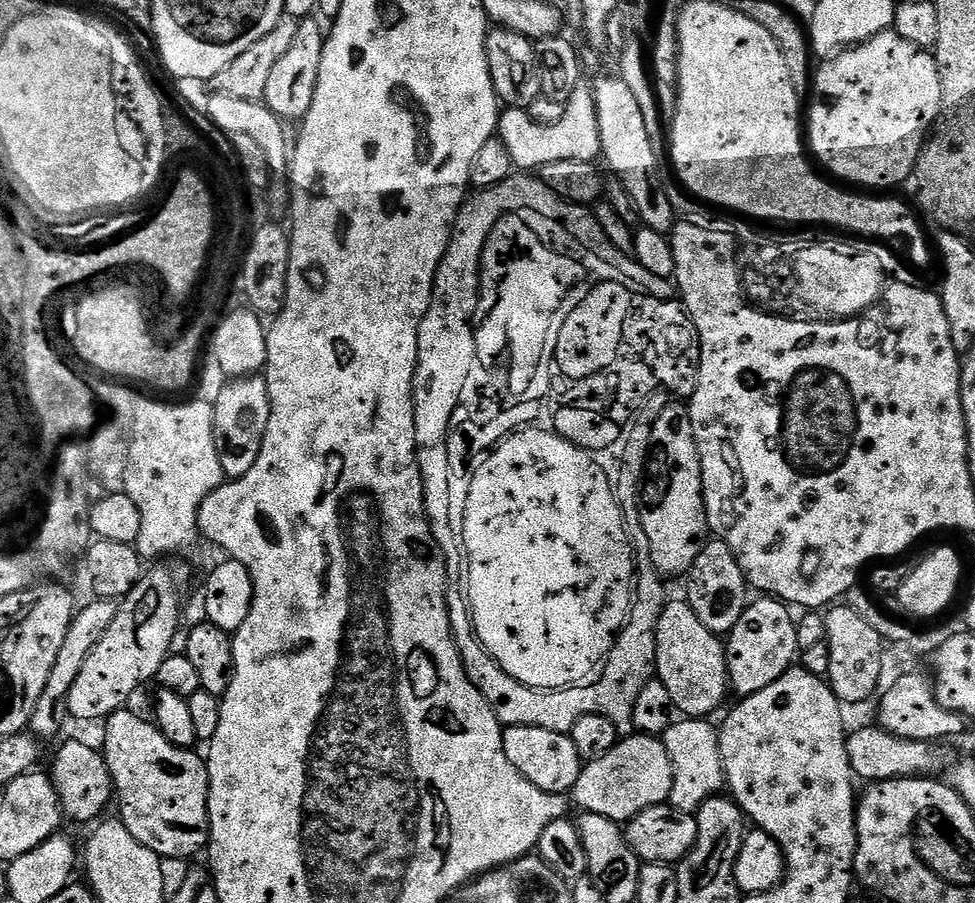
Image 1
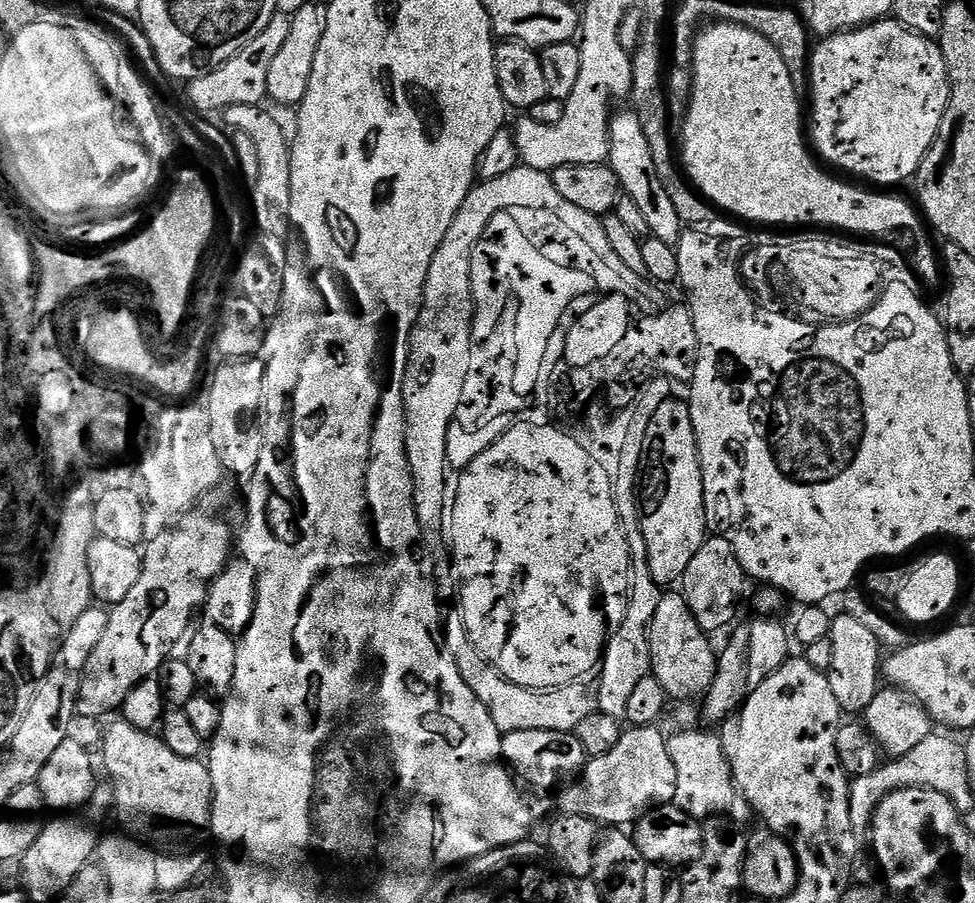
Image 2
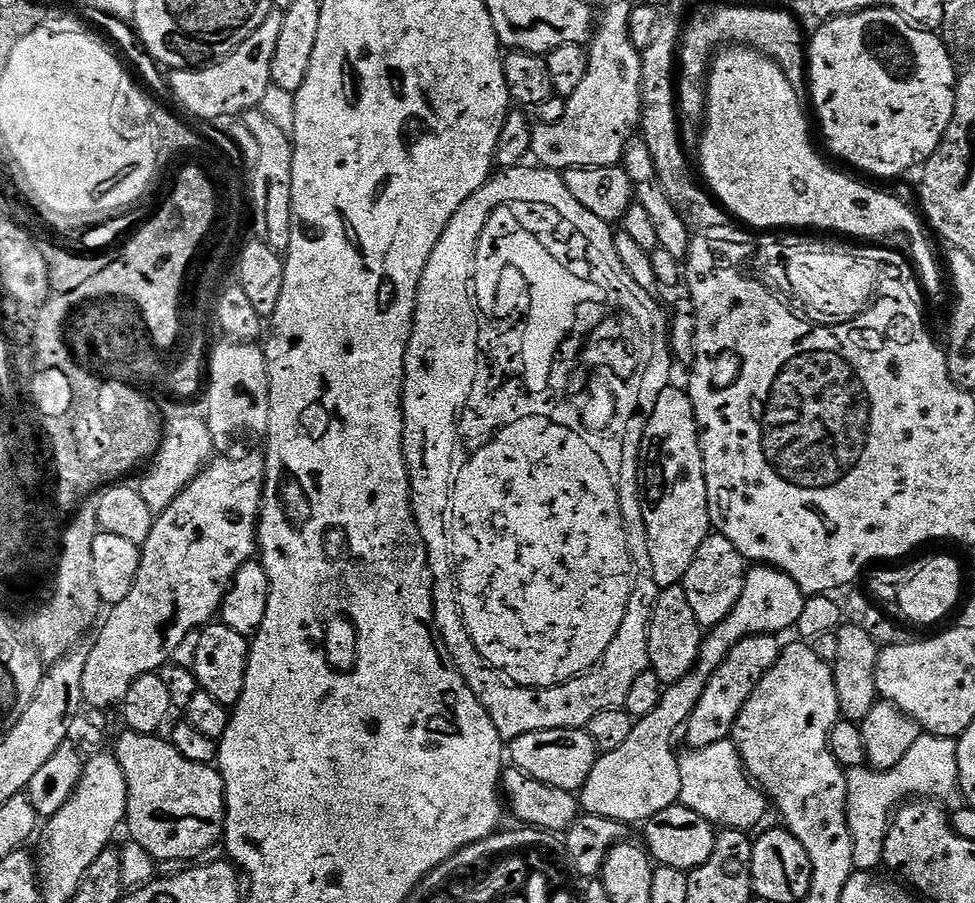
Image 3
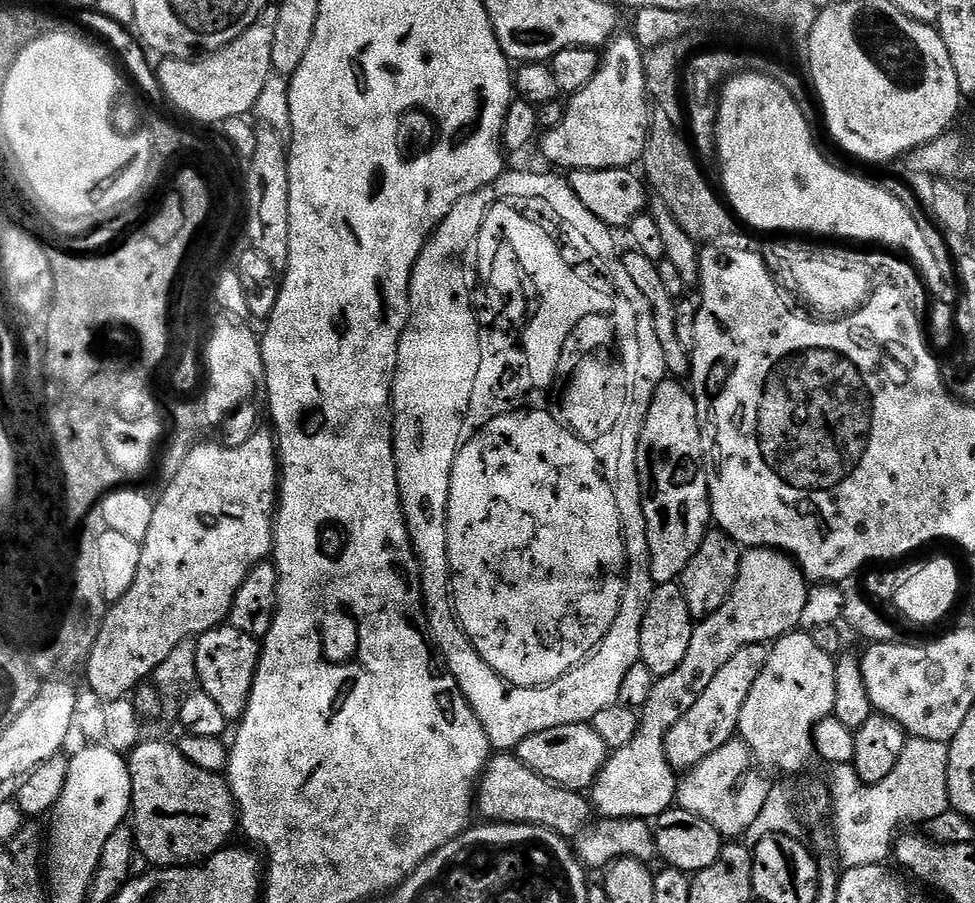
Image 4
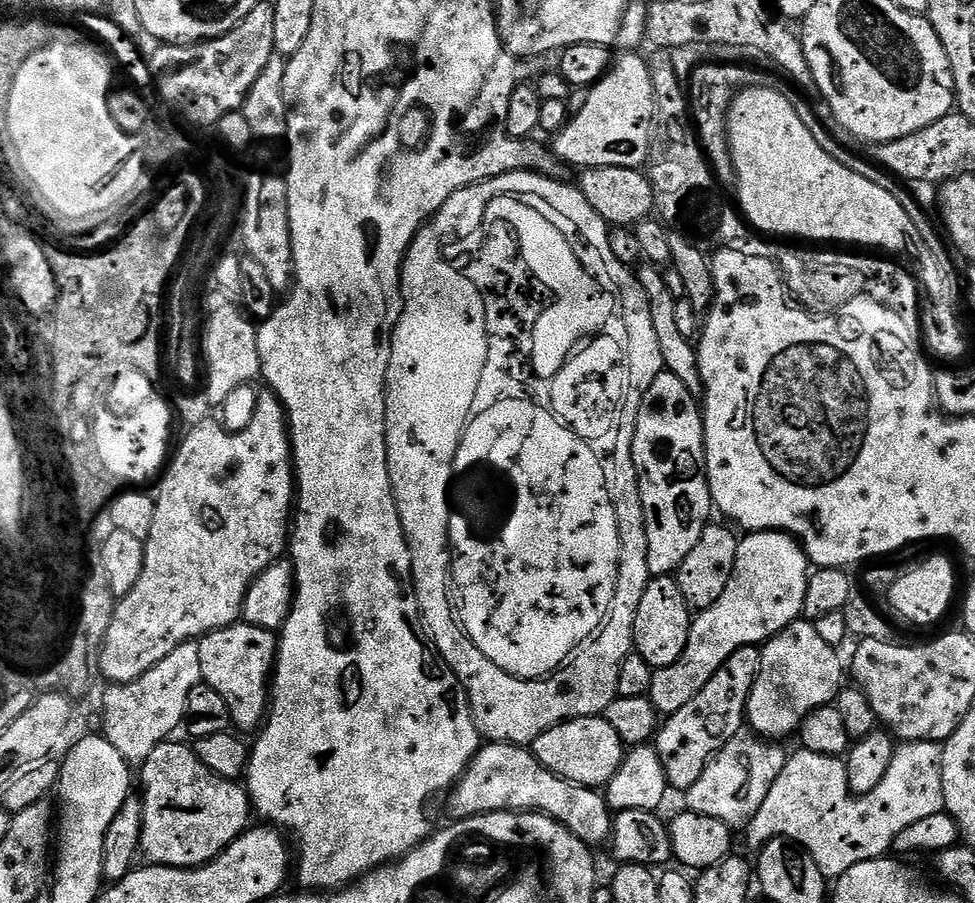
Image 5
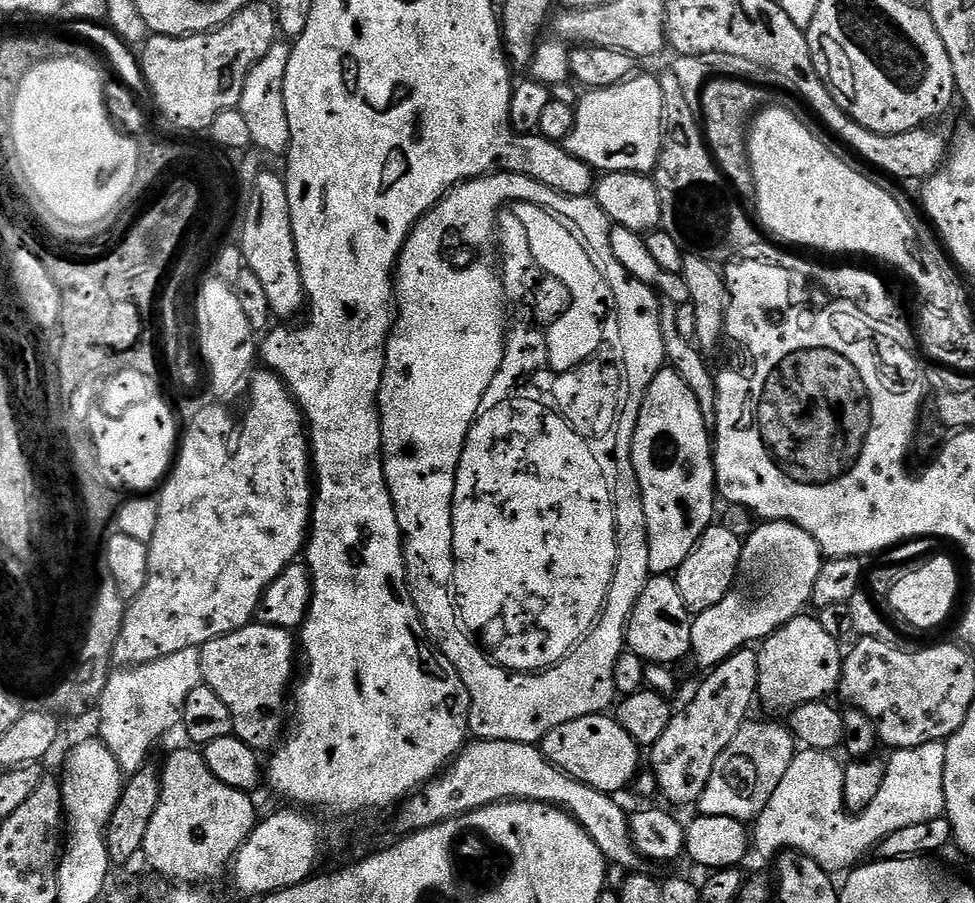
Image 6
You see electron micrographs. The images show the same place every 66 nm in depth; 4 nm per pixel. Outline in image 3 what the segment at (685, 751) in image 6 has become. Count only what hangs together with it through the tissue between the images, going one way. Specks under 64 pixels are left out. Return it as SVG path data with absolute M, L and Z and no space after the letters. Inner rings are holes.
M751 636L733 646L722 666L714 670L702 698L698 698L698 706L694 706L682 729L682 737L689 749L714 746L714 742L722 742L731 737L742 706L746 706L758 682L762 682L762 678L778 662L782 651L781 641L778 641L776 636Z

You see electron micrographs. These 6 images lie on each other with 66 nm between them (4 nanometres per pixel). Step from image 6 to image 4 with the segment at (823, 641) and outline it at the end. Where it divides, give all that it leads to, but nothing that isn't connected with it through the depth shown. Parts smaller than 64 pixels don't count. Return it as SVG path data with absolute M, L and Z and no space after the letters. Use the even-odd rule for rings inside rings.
M803 630L787 632L768 648L768 660L762 666L762 674L758 674L758 682L754 682L754 687L750 689L750 698L746 698L746 706L742 706L739 739L743 740L747 748L752 749L757 765L765 769L777 768L780 772L800 772L816 756L816 727L818 722L832 715L835 693L834 657L818 647L812 633Z

